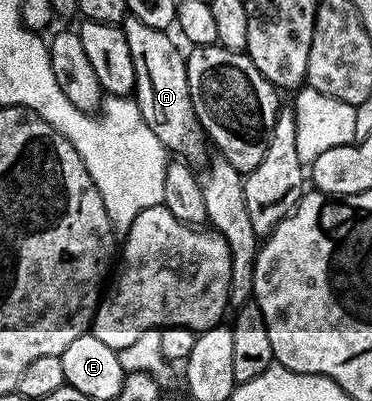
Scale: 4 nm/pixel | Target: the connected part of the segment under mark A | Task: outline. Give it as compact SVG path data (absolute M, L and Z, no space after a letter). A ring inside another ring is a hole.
M124 18L121 29L129 44L129 52L133 56L133 97L141 108L145 124L153 128L157 140L161 140L163 147L172 155L192 164L199 164L199 161L202 163L208 157L209 146L199 122L195 119L195 109L189 96L184 51L181 52L175 47L174 40L170 38L172 35L168 31L149 28L149 24L141 24L141 20L136 18Z

